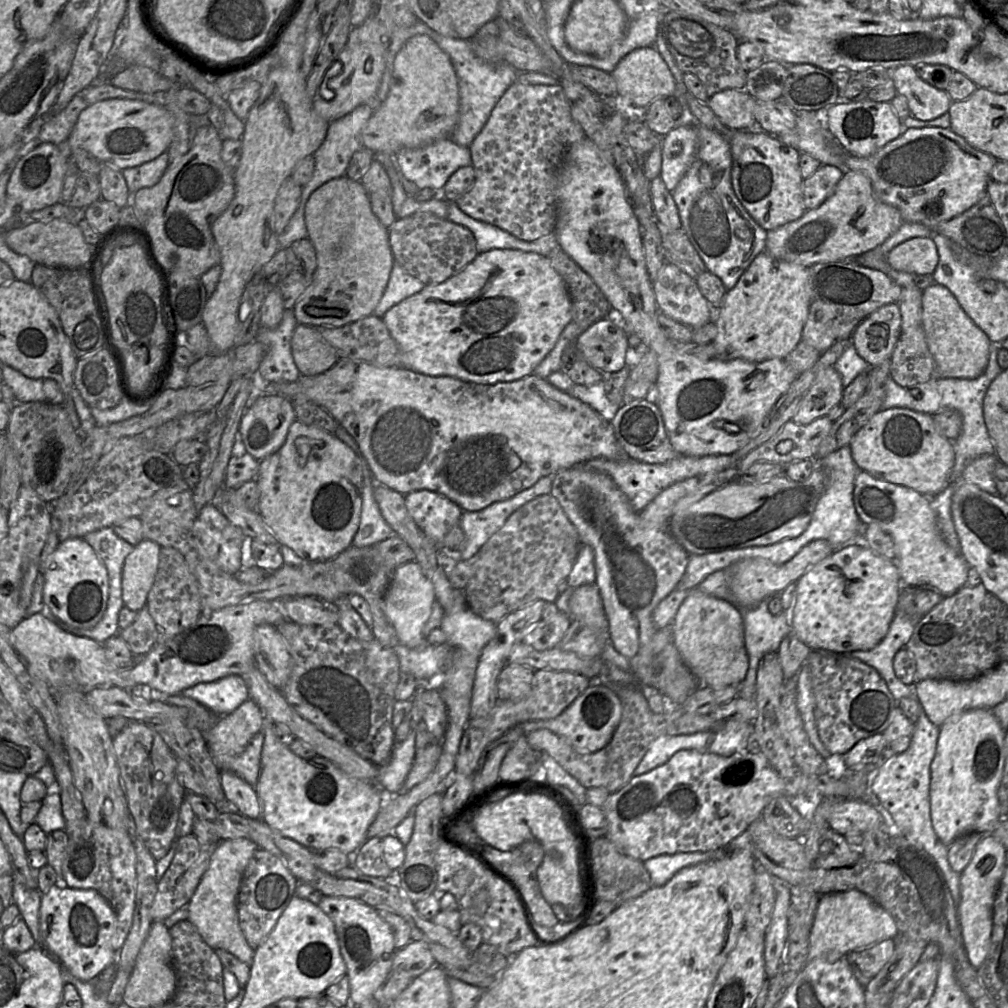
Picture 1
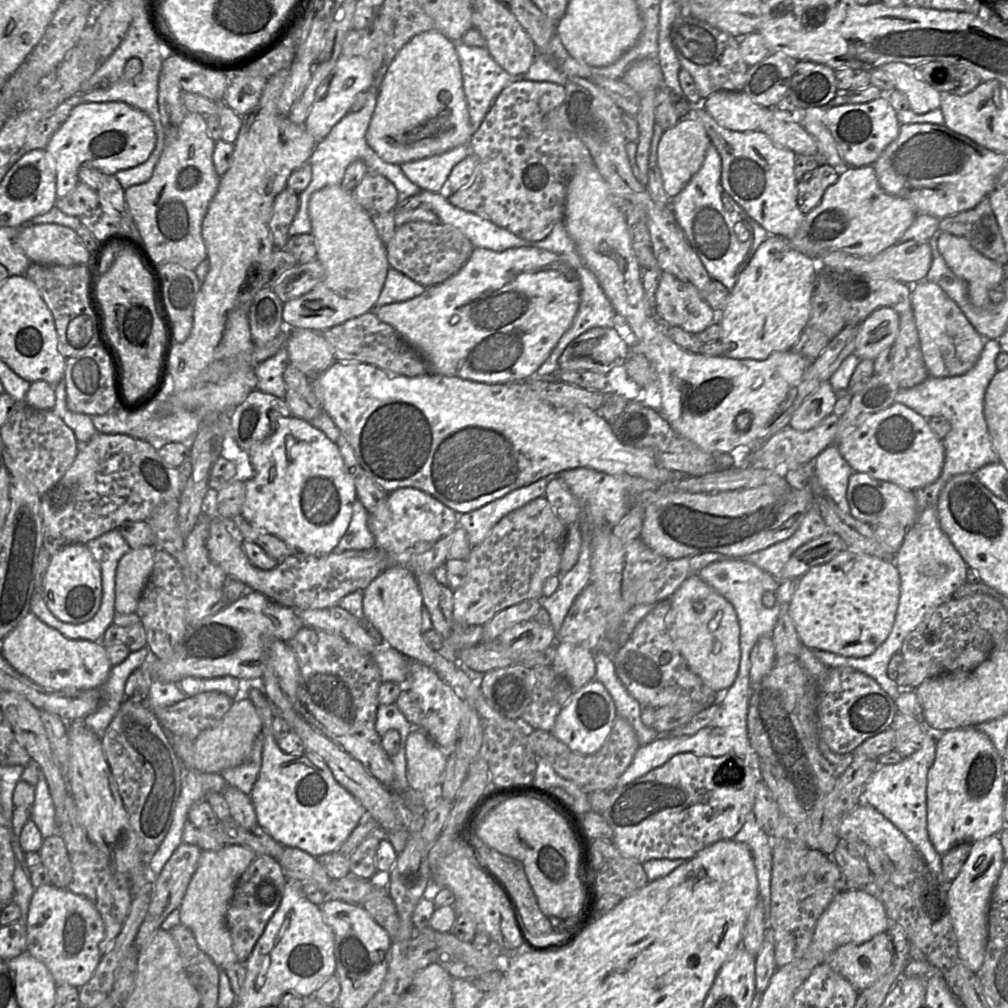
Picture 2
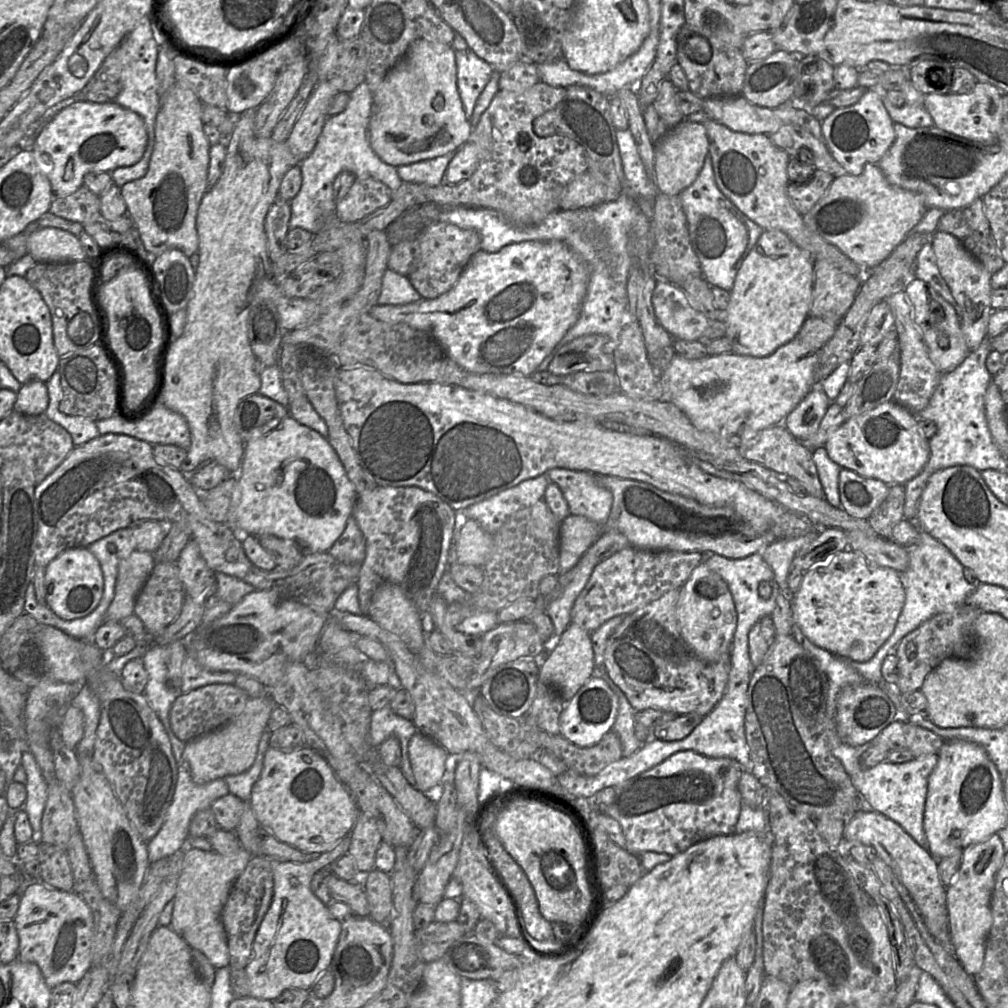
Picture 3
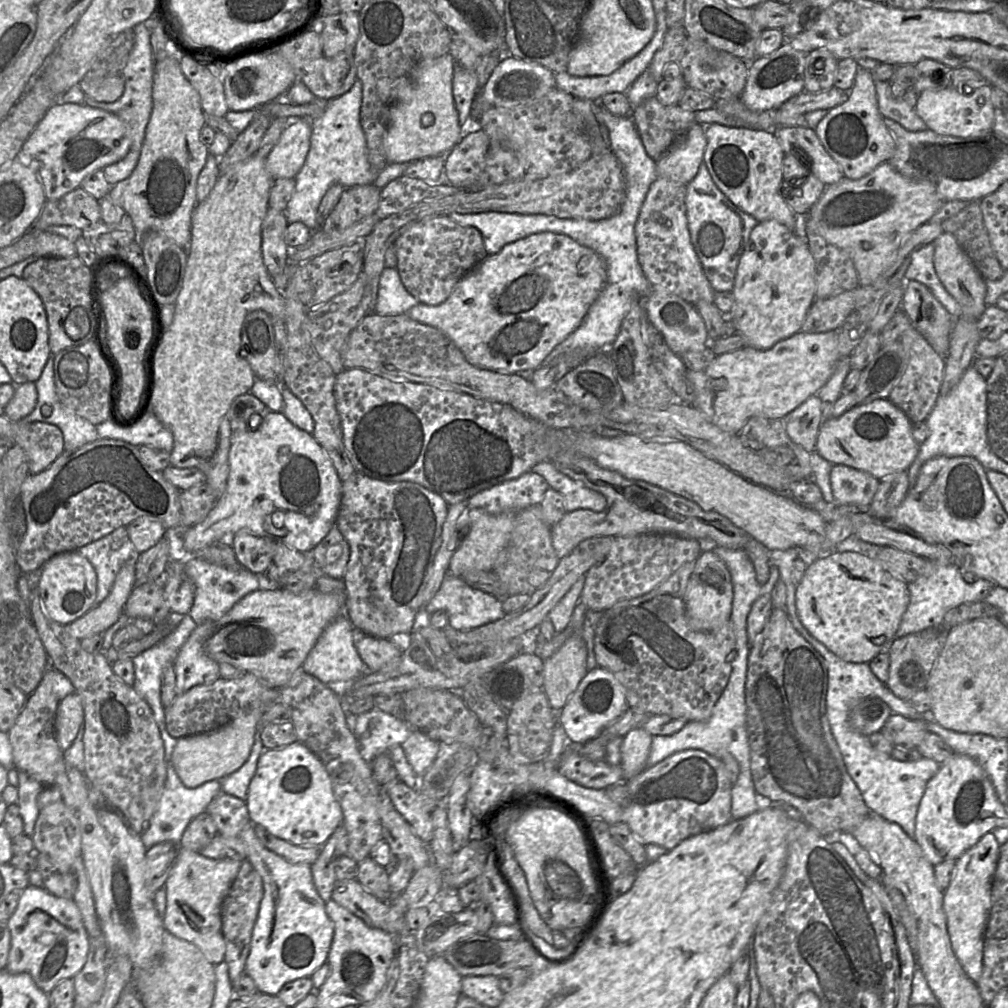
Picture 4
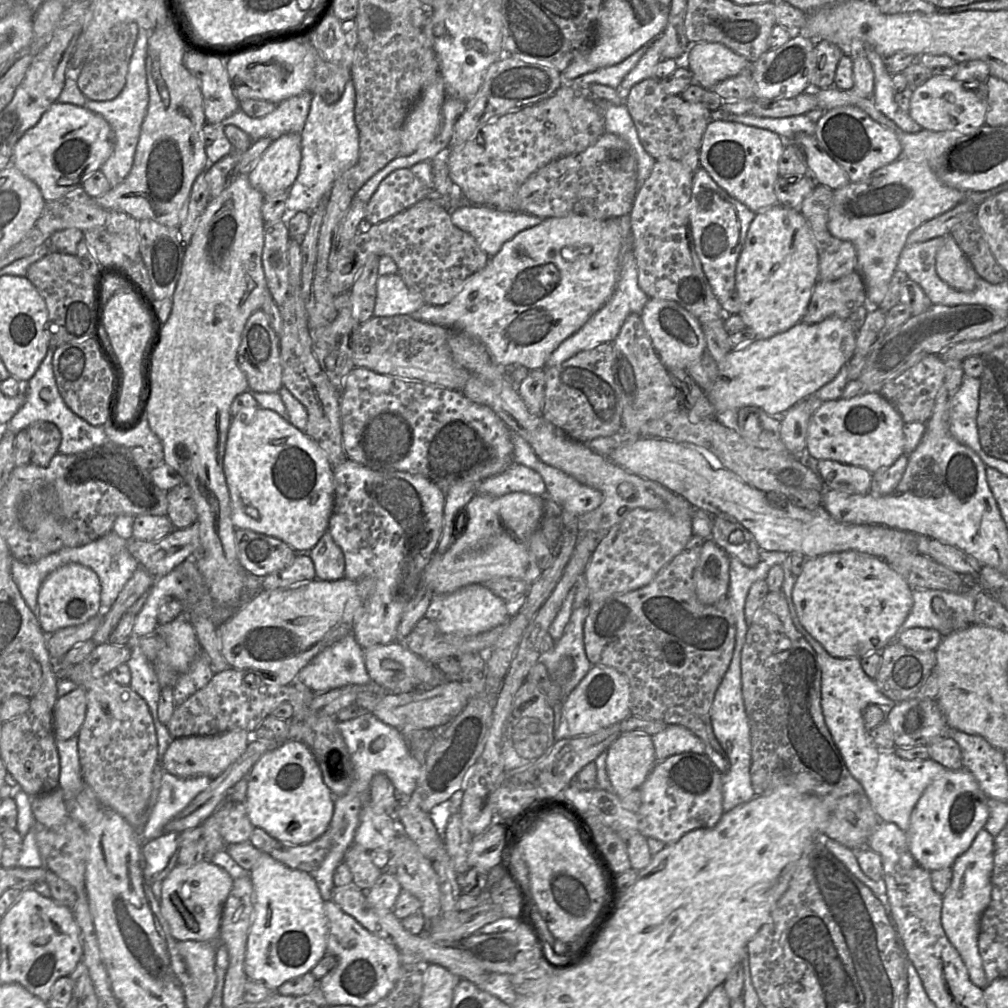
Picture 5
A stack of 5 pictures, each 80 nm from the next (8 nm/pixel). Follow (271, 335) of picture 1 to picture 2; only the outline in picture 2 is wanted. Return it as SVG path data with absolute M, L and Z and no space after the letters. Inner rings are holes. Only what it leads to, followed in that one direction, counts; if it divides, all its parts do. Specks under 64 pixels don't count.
M286 347L260 363L255 371L258 378L257 389L263 393L285 399L286 385L283 373L289 363L289 354Z

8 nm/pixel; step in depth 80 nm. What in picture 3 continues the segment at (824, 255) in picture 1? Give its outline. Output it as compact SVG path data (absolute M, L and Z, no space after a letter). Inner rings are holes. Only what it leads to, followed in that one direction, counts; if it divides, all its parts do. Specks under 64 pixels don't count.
M867 164L860 175L835 177L823 197L802 216L811 232L837 247L864 272L882 264L927 210L918 194L892 185L877 164Z

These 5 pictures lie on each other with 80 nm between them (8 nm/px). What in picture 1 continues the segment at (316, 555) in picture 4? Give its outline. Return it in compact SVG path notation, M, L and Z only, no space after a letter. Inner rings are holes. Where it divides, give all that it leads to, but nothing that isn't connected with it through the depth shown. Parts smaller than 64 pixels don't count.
M363 479L363 493L360 523L351 546L372 547L393 535L392 528L386 523L374 498L375 479Z

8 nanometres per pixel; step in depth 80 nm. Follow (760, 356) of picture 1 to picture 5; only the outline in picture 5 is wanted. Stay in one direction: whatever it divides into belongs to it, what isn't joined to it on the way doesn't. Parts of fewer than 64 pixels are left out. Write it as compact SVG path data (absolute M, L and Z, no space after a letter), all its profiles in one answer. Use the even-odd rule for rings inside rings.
M777 204L775 206L772 206L770 208L767 208L763 211L756 213L755 218L753 219L748 229L742 251L737 261L736 285L735 285L735 291L738 293L739 298L741 300L740 315L742 316L747 326L746 328L752 329L756 334L756 340L772 338L775 335L788 331L790 328L801 322L807 312L814 287L816 286L818 280L819 280L819 260L818 260L817 248L814 242L812 231L807 223L807 220L802 215L800 209L793 209L790 207L783 206L781 204Z

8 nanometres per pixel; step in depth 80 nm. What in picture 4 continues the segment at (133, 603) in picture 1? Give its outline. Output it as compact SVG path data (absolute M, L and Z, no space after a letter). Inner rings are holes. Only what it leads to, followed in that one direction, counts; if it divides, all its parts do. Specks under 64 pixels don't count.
M140 553L123 564L109 596L101 604L94 606L74 622L65 625L70 636L82 640L103 633L117 622L125 612L125 605L135 588L135 566L138 554Z

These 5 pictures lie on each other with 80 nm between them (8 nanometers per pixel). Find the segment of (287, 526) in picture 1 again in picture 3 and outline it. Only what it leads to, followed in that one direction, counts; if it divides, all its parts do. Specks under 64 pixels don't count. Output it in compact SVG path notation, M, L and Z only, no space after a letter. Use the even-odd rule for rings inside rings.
M290 415L266 435L244 445L237 487L226 519L239 536L274 535L294 543L303 554L325 553L344 531L352 515L357 493L327 438L297 422Z

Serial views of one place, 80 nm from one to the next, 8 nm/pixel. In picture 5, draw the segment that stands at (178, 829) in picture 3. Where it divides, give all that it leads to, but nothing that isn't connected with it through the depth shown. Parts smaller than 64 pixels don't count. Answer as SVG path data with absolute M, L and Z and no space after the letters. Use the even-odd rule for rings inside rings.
M164 770L157 802L139 831L142 840L149 841L164 834L166 824L206 790L211 781L207 776L178 778Z

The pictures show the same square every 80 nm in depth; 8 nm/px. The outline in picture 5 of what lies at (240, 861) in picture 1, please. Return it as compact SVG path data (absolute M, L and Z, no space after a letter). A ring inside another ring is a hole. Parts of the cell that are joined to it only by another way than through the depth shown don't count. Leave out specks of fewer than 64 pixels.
M209 860L194 865L176 864L162 882L161 913L177 941L198 940L219 943L223 904L233 879L221 867Z

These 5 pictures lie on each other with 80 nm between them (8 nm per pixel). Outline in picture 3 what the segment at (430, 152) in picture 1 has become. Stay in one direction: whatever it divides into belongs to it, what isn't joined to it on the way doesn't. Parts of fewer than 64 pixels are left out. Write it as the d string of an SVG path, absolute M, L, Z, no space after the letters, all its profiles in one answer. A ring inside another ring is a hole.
M454 152L396 168L403 182L438 186L445 182L445 172L453 156Z

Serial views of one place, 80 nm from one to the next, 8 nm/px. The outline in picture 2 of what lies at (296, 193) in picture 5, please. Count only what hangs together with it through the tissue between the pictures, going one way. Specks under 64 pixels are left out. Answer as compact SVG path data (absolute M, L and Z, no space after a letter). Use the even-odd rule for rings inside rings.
M372 88L367 92L368 97L364 106L358 111L349 112L345 115L321 141L317 142L317 145L308 160L312 168L311 181L299 194L298 211L289 227L289 237L312 232L312 225L308 212L310 196L313 192L325 186L340 184L346 168L354 160L362 160L367 166L367 171L380 174L390 180L398 190L399 195L413 196L421 190L403 174L399 165L385 162L368 145L366 141L366 131L376 106L376 93L374 93Z

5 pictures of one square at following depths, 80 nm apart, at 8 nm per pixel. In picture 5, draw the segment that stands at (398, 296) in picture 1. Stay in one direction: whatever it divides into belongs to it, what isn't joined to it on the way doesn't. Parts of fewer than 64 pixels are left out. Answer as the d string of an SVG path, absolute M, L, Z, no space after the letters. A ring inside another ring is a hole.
M399 273L379 275L373 316L411 315L424 305L421 295L410 290Z

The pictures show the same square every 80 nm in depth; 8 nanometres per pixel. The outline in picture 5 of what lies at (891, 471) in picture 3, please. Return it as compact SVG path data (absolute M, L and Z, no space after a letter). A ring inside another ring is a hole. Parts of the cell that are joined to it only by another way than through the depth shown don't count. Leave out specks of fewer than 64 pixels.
M879 393L822 402L808 426L806 451L819 460L834 460L867 469L872 474L905 454L904 421Z

